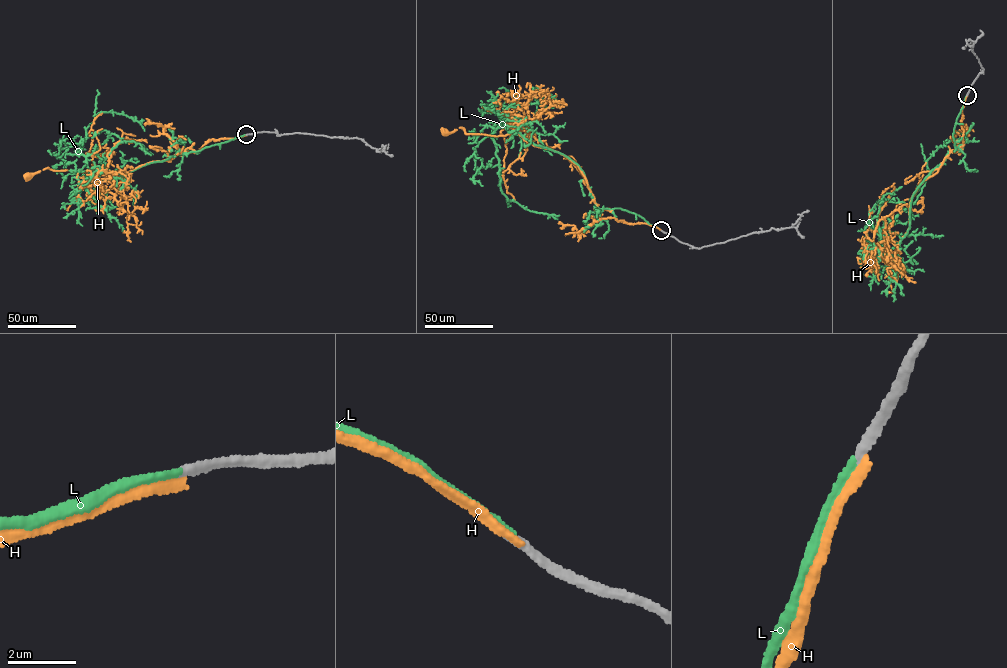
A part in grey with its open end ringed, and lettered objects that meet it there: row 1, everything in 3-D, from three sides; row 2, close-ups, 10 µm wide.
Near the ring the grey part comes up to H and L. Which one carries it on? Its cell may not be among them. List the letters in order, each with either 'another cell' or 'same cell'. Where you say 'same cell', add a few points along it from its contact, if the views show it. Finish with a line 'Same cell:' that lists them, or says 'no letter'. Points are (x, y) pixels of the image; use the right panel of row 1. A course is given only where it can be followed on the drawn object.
H: another cell
L: same cell | via (967, 95), (955, 150), (913, 194), (907, 233), (886, 251), (881, 234), (916, 200), (928, 159), (949, 149)
Same cell: L

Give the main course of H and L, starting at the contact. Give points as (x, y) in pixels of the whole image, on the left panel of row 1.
H: (246, 134), (211, 139), (196, 152), (179, 151), (171, 161), (100, 181), (48, 167), (27, 177)
L: (246, 134), (180, 151), (121, 177), (88, 176), (78, 148), (97, 113), (123, 114), (144, 131)

